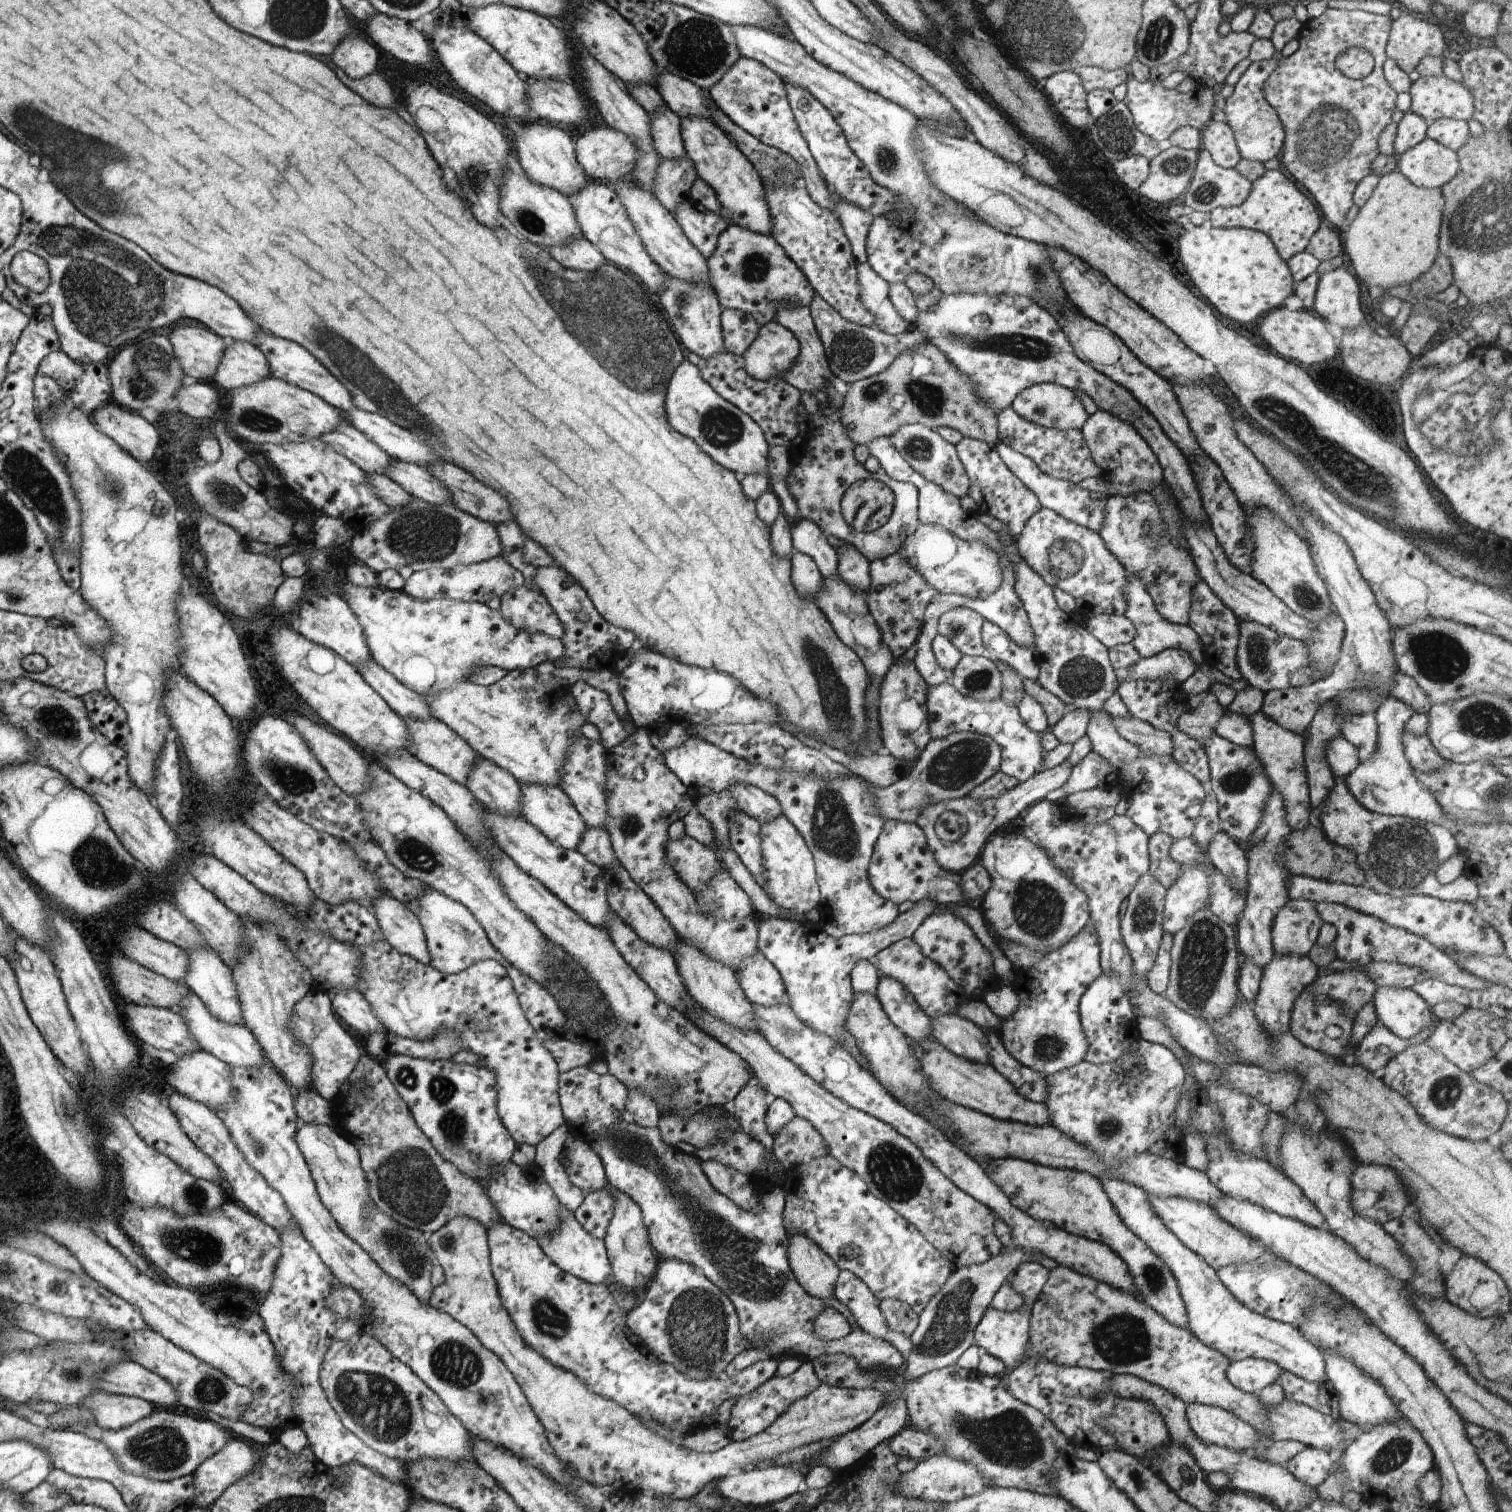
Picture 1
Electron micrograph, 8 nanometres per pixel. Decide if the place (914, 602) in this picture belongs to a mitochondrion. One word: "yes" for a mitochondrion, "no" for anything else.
no

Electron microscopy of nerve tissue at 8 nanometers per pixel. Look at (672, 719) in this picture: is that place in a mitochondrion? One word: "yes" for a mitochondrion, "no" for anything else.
no

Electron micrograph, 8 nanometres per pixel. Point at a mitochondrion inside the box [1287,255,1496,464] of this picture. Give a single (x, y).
(1476, 443)

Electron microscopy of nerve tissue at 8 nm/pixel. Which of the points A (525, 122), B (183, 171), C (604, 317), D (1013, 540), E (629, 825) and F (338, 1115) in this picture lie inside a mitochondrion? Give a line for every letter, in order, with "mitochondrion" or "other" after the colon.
A: other
B: other
C: mitochondrion
D: other
E: mitochondrion
F: other

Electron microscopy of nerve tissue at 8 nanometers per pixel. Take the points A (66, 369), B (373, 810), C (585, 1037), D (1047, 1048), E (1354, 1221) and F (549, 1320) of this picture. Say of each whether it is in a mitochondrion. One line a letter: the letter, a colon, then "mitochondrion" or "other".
A: other
B: other
C: other
D: mitochondrion
E: other
F: mitochondrion

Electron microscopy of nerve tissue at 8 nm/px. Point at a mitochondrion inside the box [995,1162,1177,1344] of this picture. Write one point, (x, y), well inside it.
(1151, 1276)

